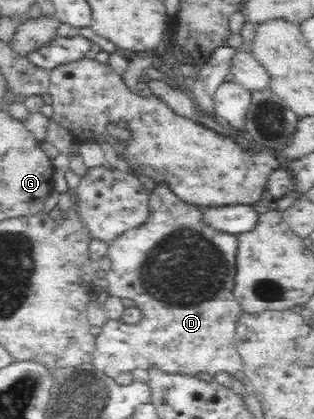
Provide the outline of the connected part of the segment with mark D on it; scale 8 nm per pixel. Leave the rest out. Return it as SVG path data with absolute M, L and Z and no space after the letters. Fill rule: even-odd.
M165 186L155 187L150 195L151 215L143 225L121 233L109 241L107 255L111 260L105 278L113 296L131 299L143 317L137 324L127 324L108 318L97 335L93 353L96 372L109 377L131 372L133 369L159 368L170 374L195 376L202 373L215 375L225 371L239 374L244 361L236 348L236 319L242 309L233 295L236 274L235 251L237 239L231 235L229 243L213 243L211 231L201 219L201 208L187 205Z

